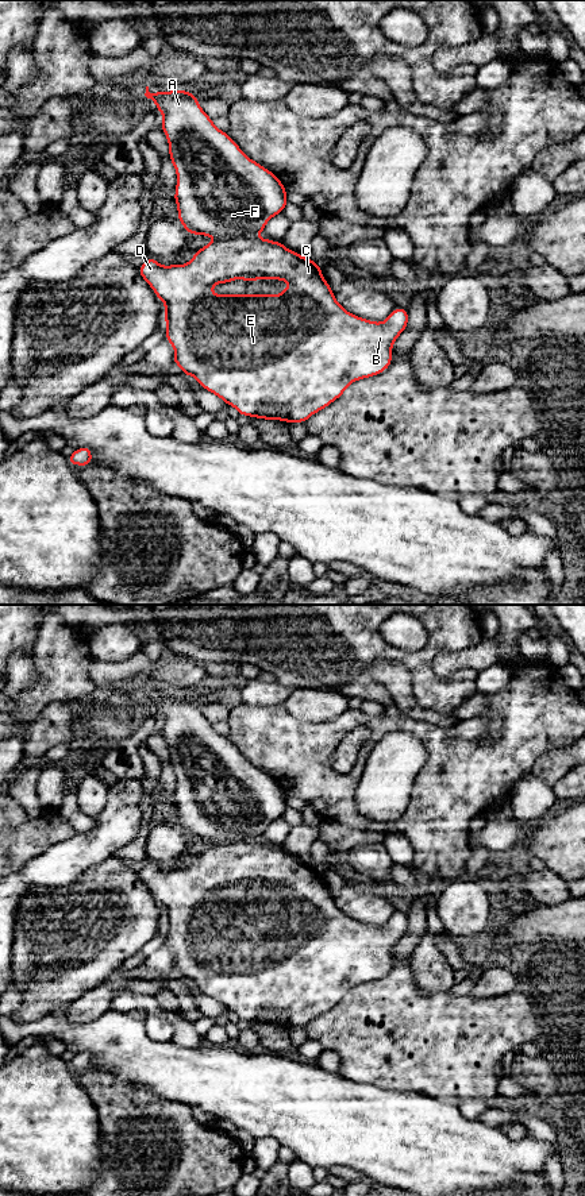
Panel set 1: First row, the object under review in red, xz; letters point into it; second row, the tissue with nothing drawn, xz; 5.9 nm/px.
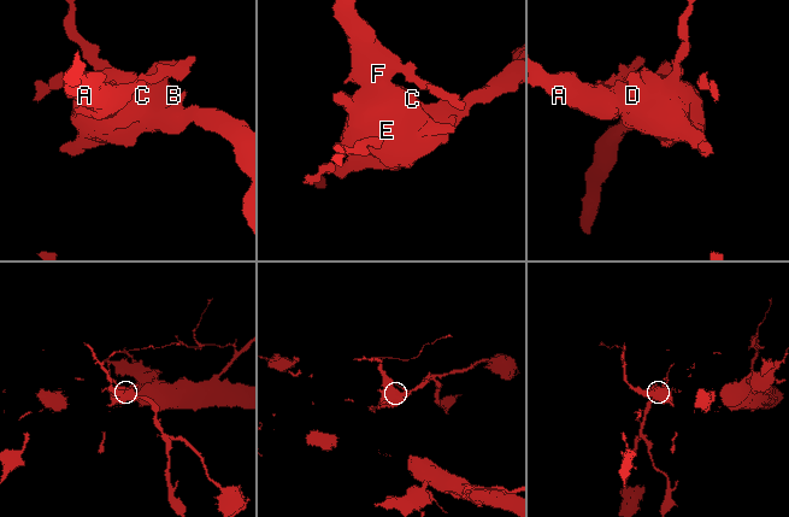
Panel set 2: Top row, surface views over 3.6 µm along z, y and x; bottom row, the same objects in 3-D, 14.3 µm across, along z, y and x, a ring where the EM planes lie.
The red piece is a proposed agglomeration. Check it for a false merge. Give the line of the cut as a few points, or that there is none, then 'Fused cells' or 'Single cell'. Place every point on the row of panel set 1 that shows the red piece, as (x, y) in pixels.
Split along xz (256, 235), (219, 239). Fused cells

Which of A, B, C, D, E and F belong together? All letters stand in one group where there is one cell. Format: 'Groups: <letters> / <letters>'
Groups: A F / B C D E

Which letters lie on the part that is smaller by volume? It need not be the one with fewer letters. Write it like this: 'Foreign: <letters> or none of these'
Foreign: A, F

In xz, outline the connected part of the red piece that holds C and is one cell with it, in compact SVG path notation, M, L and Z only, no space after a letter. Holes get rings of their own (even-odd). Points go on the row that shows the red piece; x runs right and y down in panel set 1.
M228 238L197 250L185 265L162 266L149 258L138 267L141 277L165 304L166 340L173 346L173 363L192 375L203 389L234 406L240 416L285 423L305 423L312 414L338 400L355 381L381 374L392 364L392 348L408 325L405 308L395 308L386 320L370 321L347 312L335 298L322 267L286 248L281 242ZM234 279L278 279L289 282L281 294L213 294L216 283Z

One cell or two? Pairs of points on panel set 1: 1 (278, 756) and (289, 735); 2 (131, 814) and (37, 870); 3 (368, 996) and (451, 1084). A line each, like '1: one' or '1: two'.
1: one
2: one
3: one

